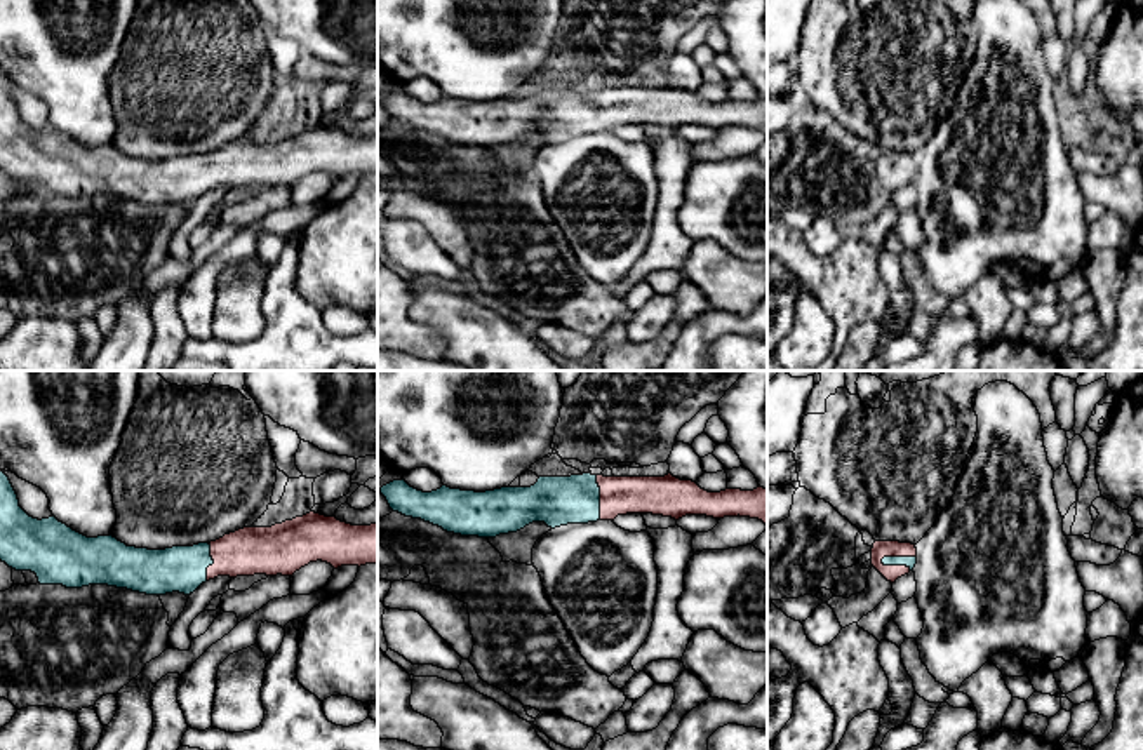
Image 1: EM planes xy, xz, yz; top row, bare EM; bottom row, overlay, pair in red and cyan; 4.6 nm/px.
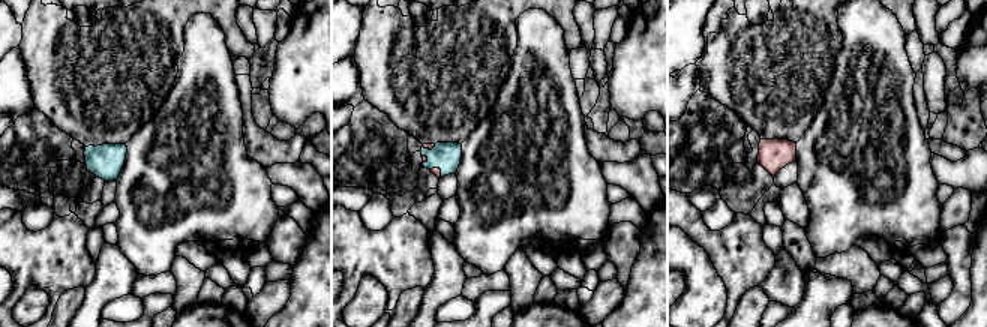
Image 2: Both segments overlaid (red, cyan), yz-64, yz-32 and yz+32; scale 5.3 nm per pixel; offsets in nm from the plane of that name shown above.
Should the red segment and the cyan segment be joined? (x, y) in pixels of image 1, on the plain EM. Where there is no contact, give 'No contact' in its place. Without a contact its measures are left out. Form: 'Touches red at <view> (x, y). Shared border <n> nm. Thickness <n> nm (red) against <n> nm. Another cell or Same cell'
Touches red at yz (896, 166). Shared border 170 nm. Thickness 80 nm (red) against 50 nm. Same cell

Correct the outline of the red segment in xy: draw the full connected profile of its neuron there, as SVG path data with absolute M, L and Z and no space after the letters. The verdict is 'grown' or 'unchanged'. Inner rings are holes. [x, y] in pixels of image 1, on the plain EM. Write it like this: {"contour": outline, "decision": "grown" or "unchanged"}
{"contour": "M0 82L0 171L16 181L35 183L40 195L63 195L66 198L108 195L146 205L172 202L190 205L202 193L217 186L292 186L317 171L327 172L334 179L378 174L378 132L351 136L336 127L310 122L271 137L244 137L211 153L148 160L127 157L111 144L87 148L54 125L42 131L30 127L19 117L9 87Z", "decision": "grown"}

